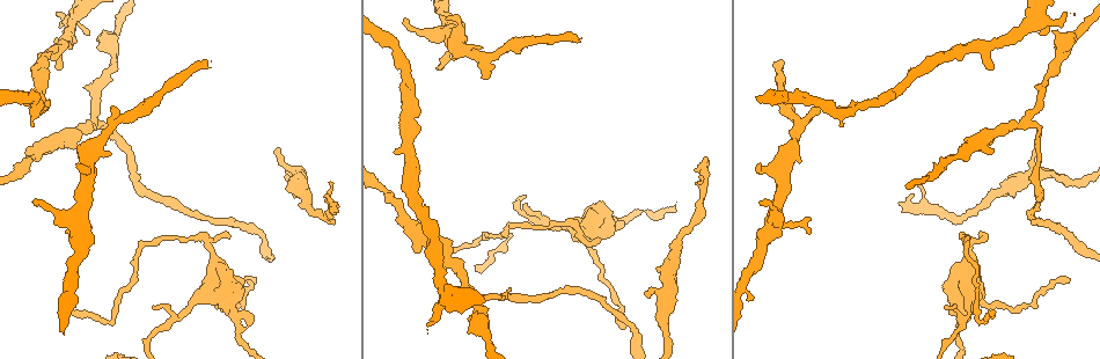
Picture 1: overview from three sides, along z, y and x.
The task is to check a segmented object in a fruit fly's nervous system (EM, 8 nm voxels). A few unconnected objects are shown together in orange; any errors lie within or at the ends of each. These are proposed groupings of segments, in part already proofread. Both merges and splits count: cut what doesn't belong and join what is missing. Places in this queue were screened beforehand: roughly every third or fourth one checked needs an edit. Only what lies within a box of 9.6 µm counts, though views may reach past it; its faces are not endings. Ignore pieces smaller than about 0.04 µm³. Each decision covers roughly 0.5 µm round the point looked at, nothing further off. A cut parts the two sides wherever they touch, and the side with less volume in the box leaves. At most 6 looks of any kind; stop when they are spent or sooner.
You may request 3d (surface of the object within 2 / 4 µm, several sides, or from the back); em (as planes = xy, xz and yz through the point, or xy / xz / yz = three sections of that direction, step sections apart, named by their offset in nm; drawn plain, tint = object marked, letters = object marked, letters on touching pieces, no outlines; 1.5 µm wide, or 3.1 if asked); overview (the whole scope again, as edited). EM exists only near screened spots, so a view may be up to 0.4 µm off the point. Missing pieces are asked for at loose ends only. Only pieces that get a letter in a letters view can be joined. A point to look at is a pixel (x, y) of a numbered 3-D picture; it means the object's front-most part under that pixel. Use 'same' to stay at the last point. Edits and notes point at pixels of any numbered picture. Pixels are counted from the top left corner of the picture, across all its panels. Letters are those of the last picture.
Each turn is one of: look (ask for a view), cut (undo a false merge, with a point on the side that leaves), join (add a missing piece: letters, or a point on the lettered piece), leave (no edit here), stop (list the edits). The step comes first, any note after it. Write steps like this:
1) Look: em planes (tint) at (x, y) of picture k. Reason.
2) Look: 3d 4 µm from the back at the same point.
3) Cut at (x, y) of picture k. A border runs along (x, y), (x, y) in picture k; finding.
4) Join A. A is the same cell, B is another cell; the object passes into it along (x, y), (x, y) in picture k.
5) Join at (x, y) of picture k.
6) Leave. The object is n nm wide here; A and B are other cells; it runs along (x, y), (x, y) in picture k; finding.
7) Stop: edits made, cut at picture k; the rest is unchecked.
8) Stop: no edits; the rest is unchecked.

Look: em yz step 8 (letters) at (111, 56) of picture 1.

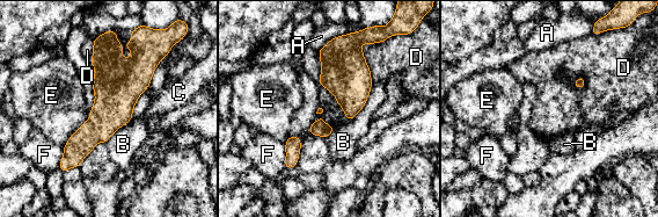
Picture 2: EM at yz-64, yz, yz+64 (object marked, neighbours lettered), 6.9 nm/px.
Leave. The object is 70 nm wide here; A, B, C, D, E and F are other cells; it runs along (107, 42), (107, 116), (65, 166) in picture 2; one cell here.

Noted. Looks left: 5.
Look: em planes (plain) at (972, 254) of picture 1. Sudden change in width.

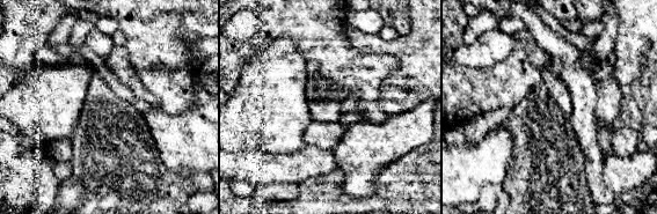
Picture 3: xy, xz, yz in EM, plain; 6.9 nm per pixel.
Look: em planes (letters) at the same point. See the neighbours.

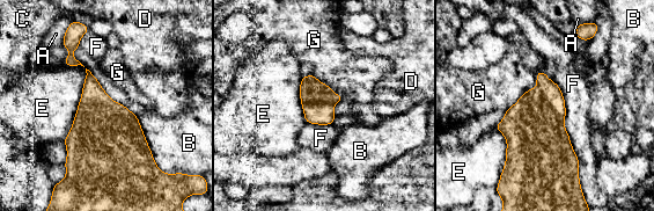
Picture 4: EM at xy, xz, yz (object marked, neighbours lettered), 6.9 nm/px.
Leave. The object is 240 nm wide here; A, B, C, D, E, F and G are other cells; a border runs along (80, 64), (86, 79), (64, 142) in picture 4; one cell here.

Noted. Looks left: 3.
Look: em planes (plain) at (622, 327) of picture 1. Long arm stops here.

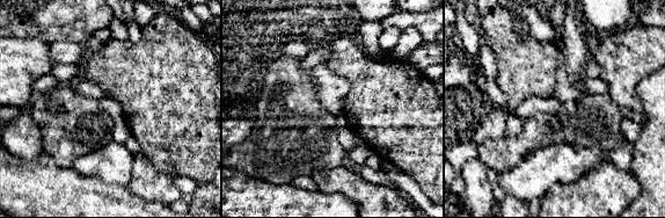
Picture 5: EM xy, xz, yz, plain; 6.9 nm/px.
Look: em planes (letters) at the same point. What lies round it.

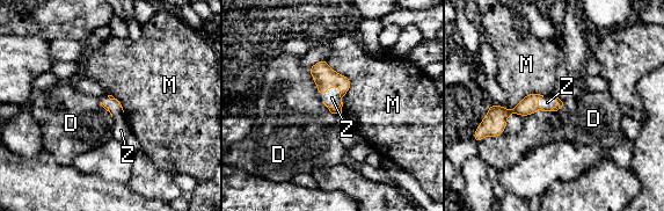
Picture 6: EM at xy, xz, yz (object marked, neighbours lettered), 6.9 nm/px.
Join Z. Z is the same cell, D and M are other cells; the object passes into it along (325, 77), (330, 86), (332, 97) in picture 6; the cell continues.

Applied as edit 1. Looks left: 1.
Stop: edits made, join at picture 6; the rest is unchecked.

